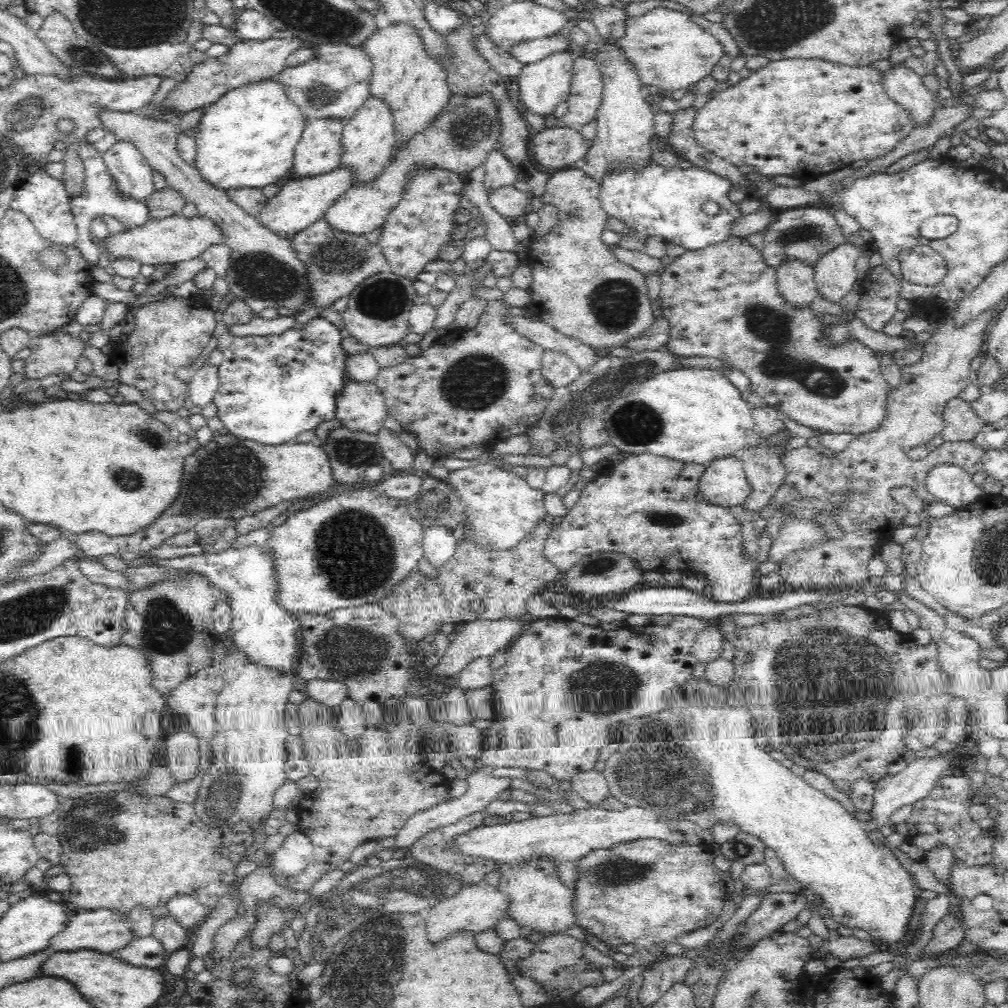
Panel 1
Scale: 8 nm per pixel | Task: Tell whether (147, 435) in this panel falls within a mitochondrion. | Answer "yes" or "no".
yes

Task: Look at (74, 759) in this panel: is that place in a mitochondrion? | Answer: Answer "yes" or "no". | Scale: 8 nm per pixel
yes

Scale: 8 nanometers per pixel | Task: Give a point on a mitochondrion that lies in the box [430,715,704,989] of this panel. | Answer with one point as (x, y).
(612, 874)

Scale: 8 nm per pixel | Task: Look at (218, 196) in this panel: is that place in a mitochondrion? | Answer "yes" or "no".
no

